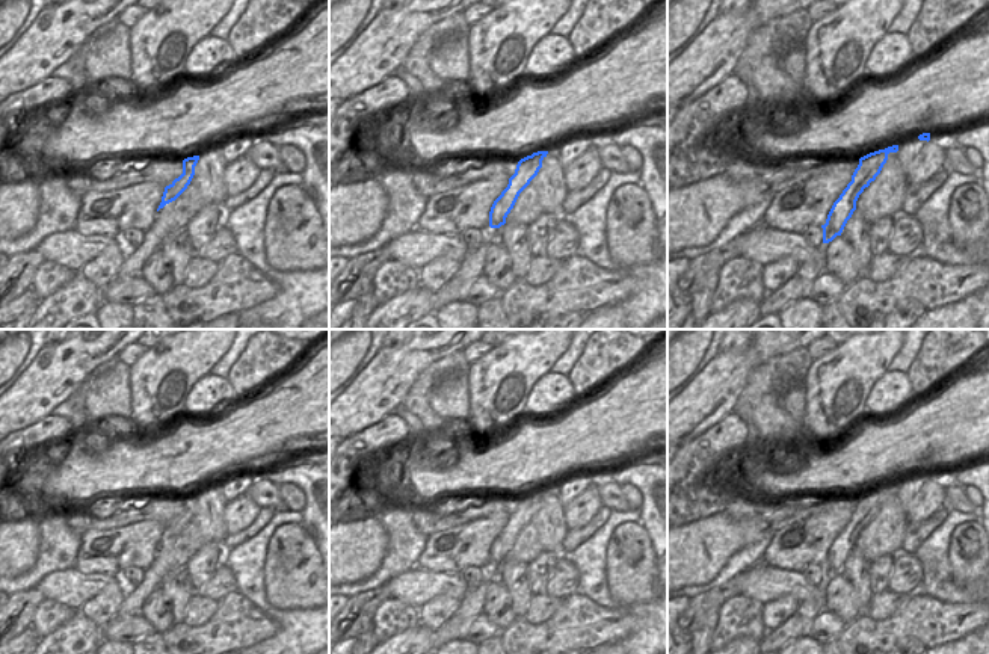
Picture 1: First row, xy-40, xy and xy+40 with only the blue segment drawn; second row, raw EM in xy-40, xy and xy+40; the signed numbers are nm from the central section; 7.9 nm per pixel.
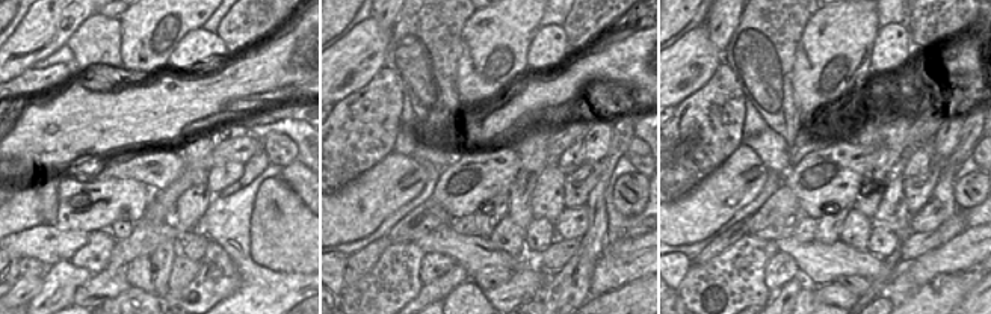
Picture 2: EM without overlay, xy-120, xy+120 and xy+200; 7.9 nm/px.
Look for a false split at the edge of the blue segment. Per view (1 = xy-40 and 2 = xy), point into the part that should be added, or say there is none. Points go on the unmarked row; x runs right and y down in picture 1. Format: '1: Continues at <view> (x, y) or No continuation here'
1: No continuation here
2: No continuation here

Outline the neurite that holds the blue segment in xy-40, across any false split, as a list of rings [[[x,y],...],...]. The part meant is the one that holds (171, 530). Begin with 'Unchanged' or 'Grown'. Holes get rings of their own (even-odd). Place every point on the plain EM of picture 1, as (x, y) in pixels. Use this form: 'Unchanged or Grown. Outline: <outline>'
Unchanged. Outline: [[[199,494],[187,495],[183,498],[183,512],[165,526],[162,541],[157,550],[163,547],[166,542],[175,539],[187,527],[195,514],[195,504],[198,498]]]

